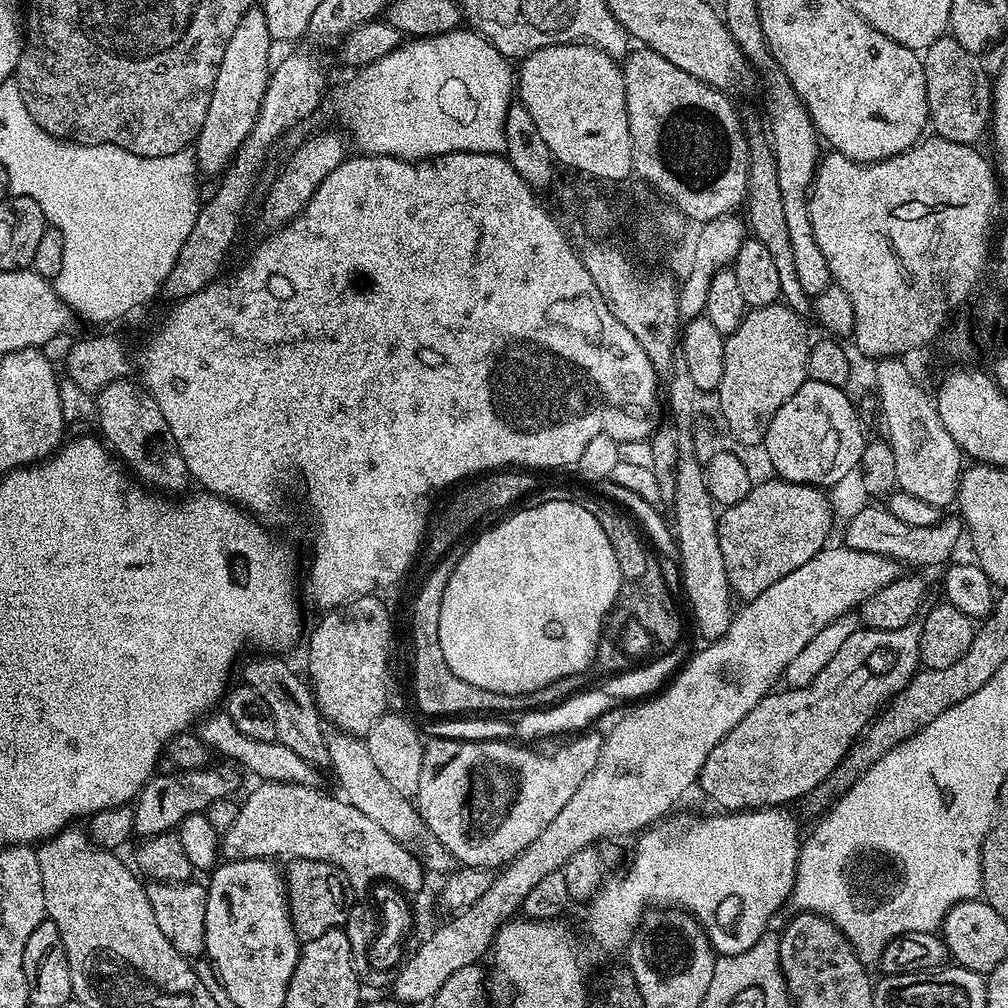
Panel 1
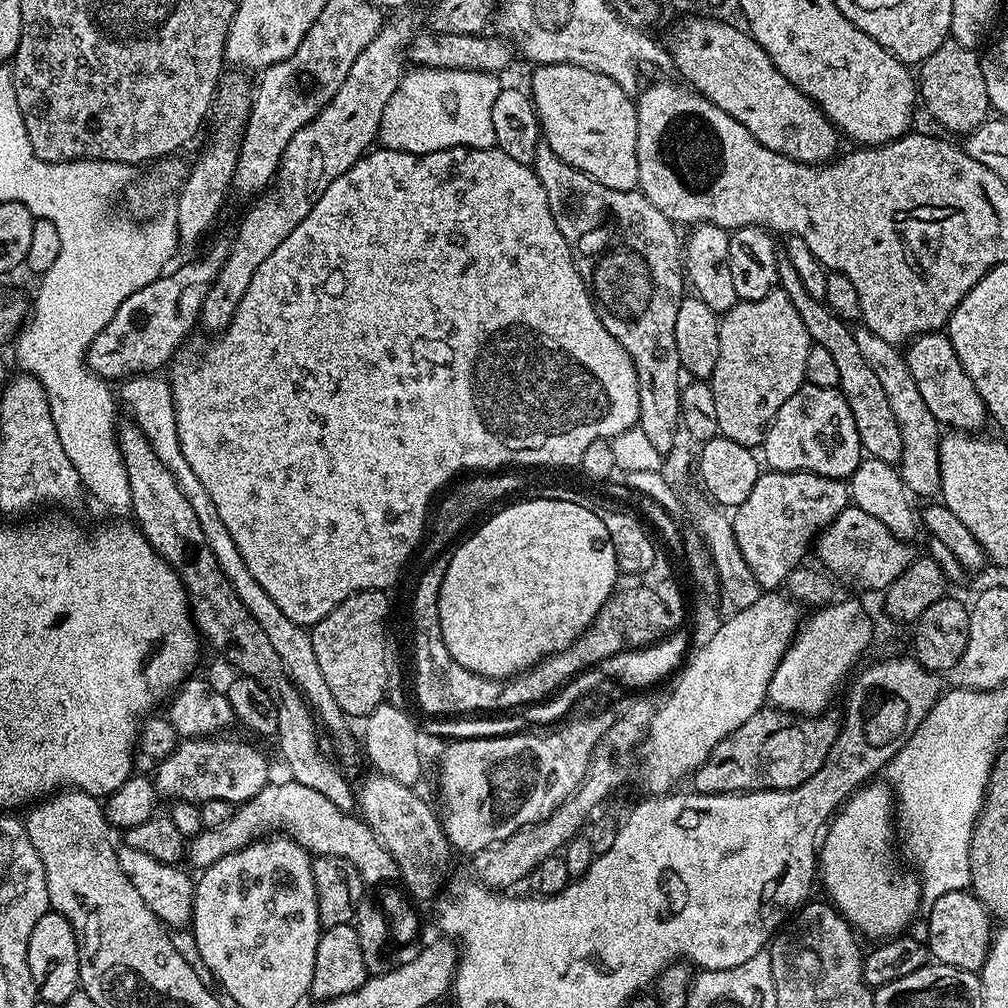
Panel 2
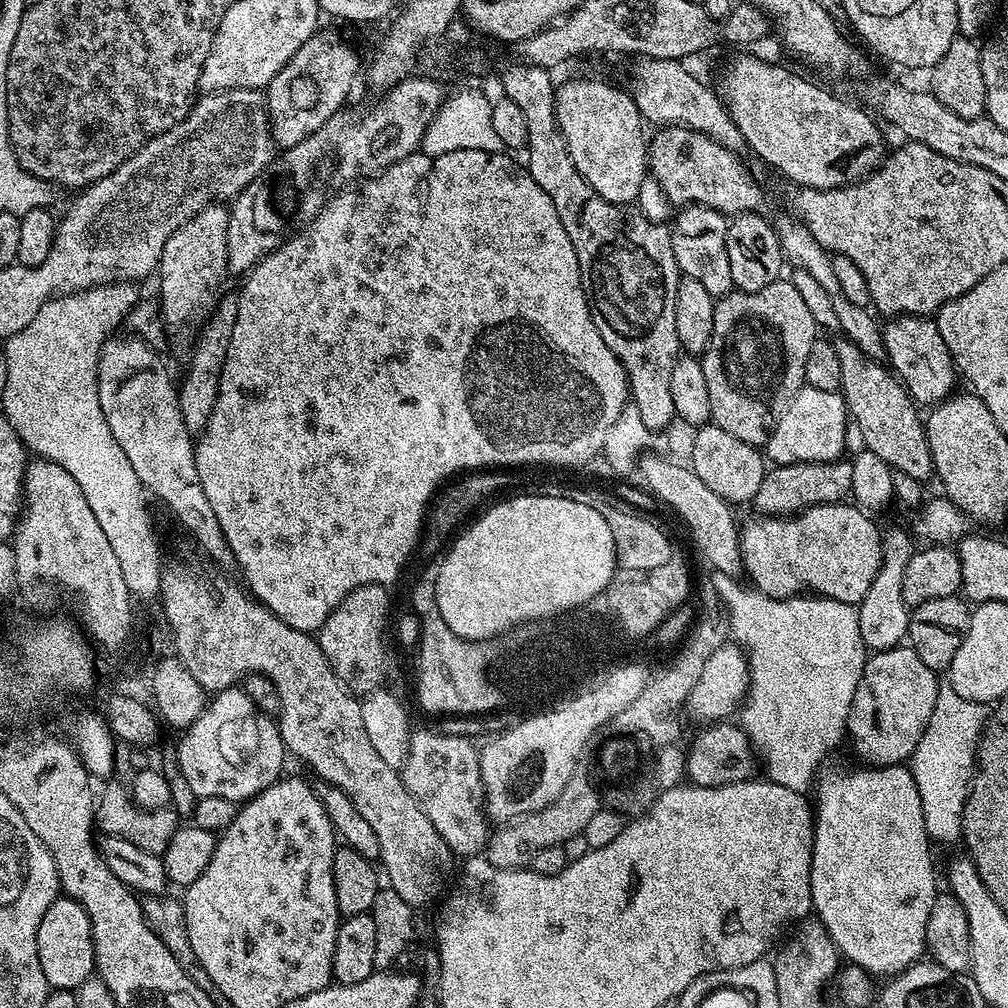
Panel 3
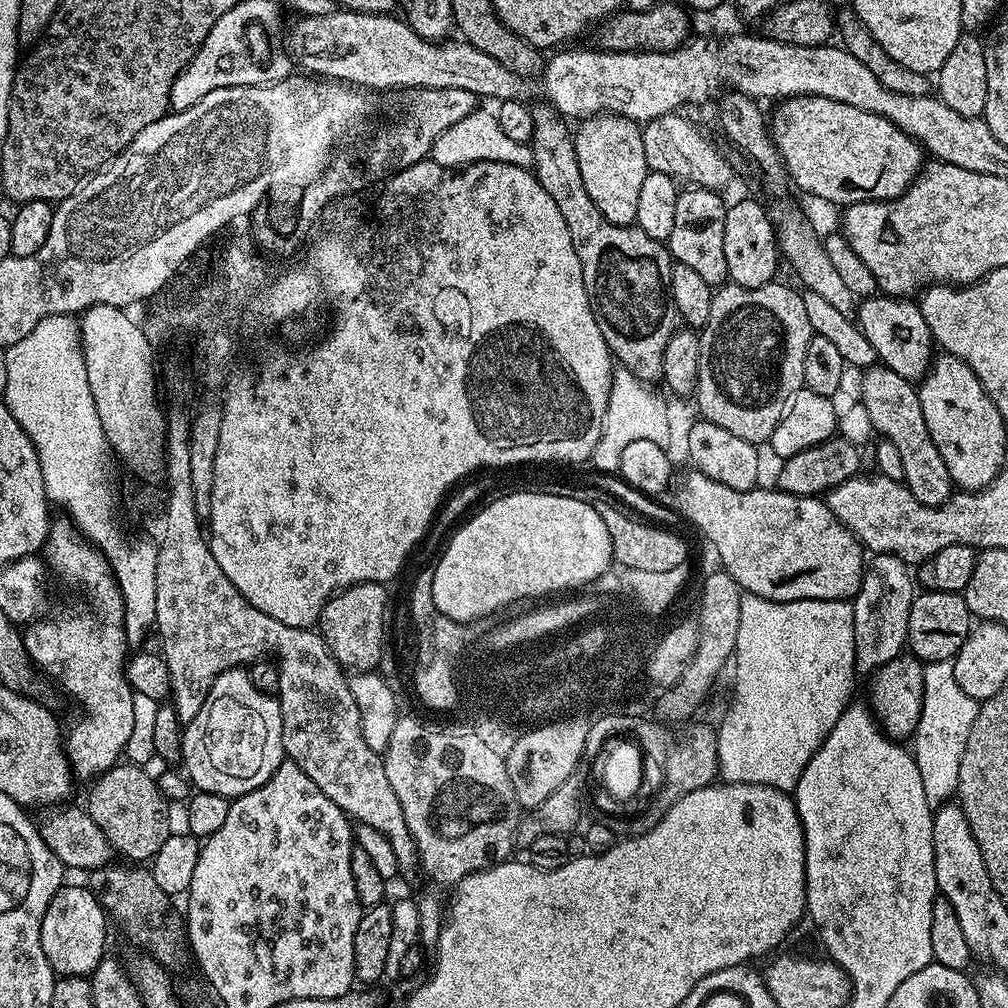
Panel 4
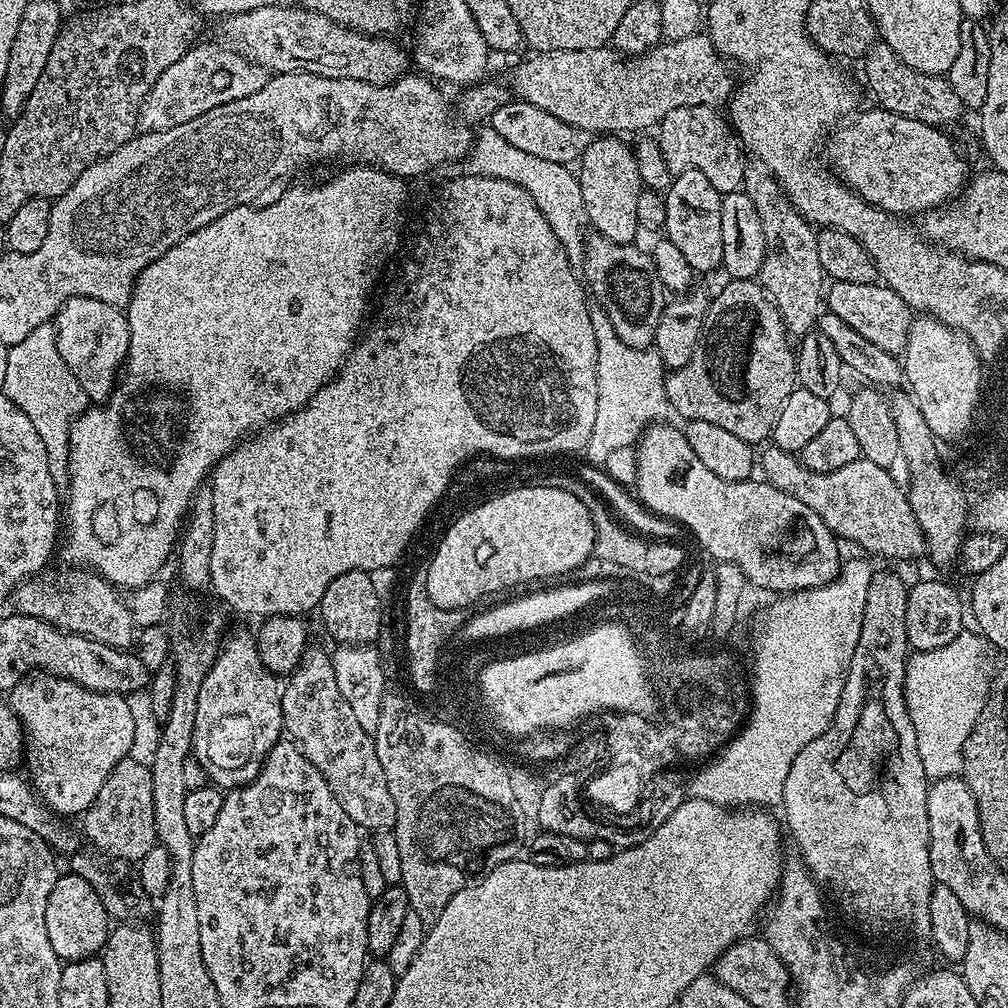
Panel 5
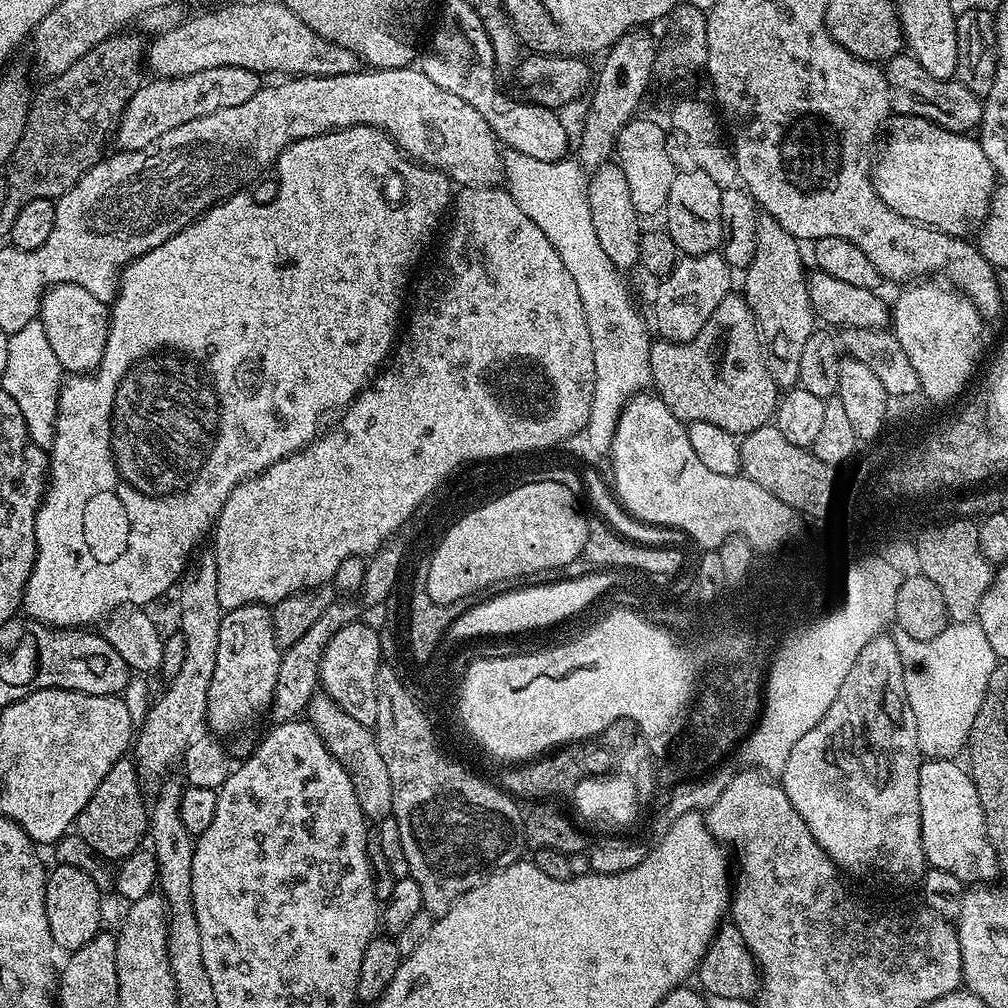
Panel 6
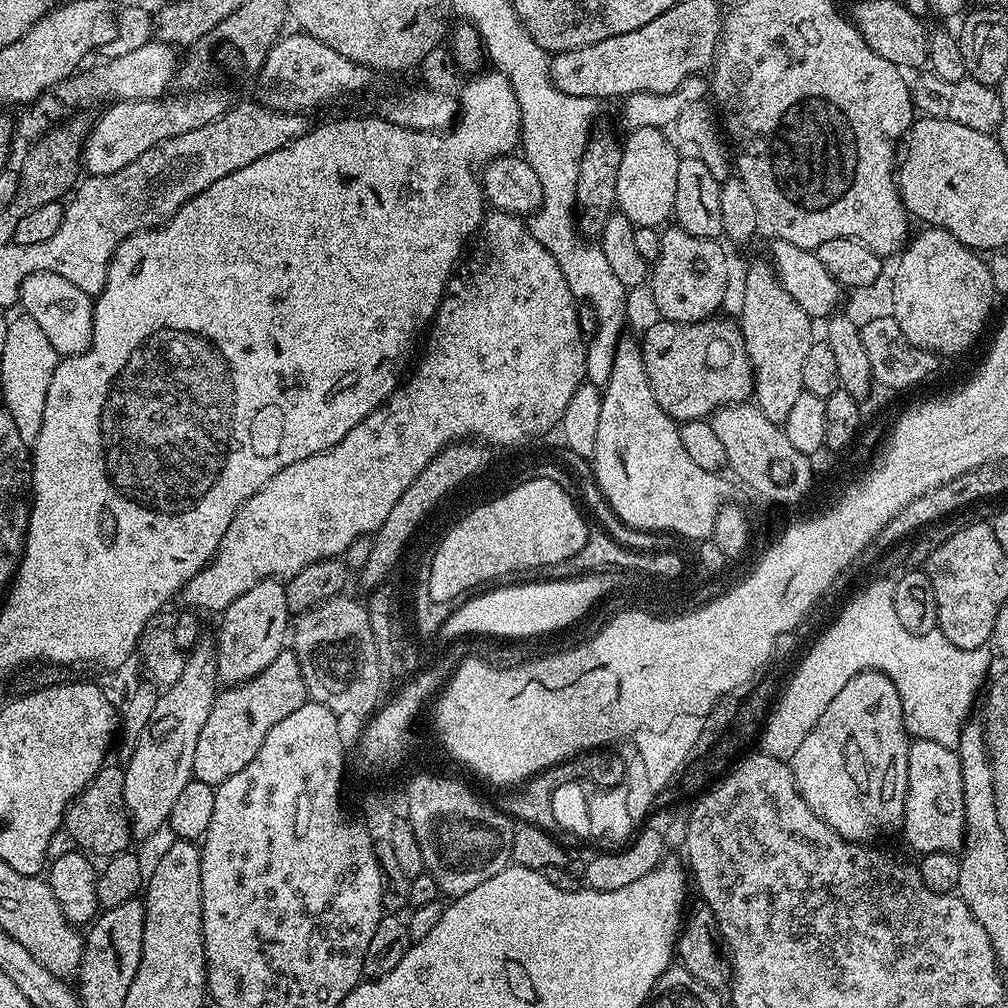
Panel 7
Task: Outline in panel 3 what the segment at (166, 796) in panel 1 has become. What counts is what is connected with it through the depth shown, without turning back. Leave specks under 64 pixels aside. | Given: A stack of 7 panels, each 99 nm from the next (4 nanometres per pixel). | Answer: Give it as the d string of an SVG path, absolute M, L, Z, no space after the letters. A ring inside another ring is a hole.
M233 686L215 693L205 703L203 714L189 728L183 729L181 736L184 737L176 748L174 759L182 770L182 778L186 778L186 783L190 785L190 790L194 790L197 798L217 796L237 802L251 800L262 789L281 779L285 771L283 768L286 749L284 739L280 737L279 723L271 715L257 712L254 702L246 698L243 687Z

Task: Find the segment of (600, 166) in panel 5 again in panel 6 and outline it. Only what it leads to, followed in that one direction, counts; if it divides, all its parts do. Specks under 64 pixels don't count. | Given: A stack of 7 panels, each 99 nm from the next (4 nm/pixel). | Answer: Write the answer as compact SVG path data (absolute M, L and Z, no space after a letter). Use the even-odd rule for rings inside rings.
M606 163L591 173L588 181L588 201L590 218L594 218L594 234L598 234L598 242L606 258L610 258L615 268L635 269L640 263L642 216L631 201L629 183L626 182L626 174L623 173L619 163Z

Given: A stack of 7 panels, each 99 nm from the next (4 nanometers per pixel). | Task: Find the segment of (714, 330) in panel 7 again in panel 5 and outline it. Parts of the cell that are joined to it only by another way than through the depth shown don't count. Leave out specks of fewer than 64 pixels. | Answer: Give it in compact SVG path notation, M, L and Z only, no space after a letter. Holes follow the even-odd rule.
M729 279L727 283L716 297L711 297L701 336L689 362L667 373L666 398L669 409L677 412L681 421L710 422L742 438L742 442L760 446L771 437L774 422L778 422L778 414L782 414L786 398L790 398L792 389L797 387L796 354L788 331L784 329L783 318L759 283L756 280L734 279Z

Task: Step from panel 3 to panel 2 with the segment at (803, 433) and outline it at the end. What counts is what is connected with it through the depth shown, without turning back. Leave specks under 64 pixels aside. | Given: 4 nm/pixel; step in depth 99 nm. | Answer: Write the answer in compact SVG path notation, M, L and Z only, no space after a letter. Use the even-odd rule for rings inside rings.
M807 382L794 394L790 394L786 402L782 402L782 410L778 410L778 414L769 424L762 445L763 463L774 472L813 472L826 478L847 481L854 474L861 459L858 426L854 426L854 414L850 414L850 406L846 406L846 398L839 388L823 388Z

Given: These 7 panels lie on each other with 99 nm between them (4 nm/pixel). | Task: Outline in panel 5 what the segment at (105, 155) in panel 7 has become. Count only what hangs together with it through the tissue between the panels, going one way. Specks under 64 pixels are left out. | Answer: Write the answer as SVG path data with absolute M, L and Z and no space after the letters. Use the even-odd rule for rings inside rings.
M219 43L199 44L189 47L188 53L178 58L170 70L162 70L140 107L136 123L140 132L161 132L170 126L182 126L182 122L190 122L190 118L198 118L198 114L206 114L206 110L214 110L214 106L246 98L246 94L254 94L266 86L270 78L267 68L253 64Z

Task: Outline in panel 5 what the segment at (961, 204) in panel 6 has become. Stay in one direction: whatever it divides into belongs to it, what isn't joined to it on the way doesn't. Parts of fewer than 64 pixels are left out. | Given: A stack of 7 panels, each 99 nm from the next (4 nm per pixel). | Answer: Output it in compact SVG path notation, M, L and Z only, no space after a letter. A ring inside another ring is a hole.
M879 106L862 112L853 115L835 133L830 164L836 175L867 204L908 218L911 212L926 213L963 191L970 171L951 138L944 133L947 131Z

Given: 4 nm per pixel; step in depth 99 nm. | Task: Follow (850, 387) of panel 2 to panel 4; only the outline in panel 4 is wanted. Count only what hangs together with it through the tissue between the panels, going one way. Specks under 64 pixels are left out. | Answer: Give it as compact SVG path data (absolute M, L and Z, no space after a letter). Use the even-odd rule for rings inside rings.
M877 362L870 368L863 369L858 385L860 401L865 404L873 429L883 439L894 444L905 466L903 483L908 485L910 494L918 498L926 506L938 507L945 504L953 494L954 485L950 478L950 470L946 470L946 462L942 462L942 454L938 454L938 446L934 446L934 438L930 438L930 430L926 430L926 418L922 418L920 393L913 381L902 378L902 374L894 374L894 370Z

